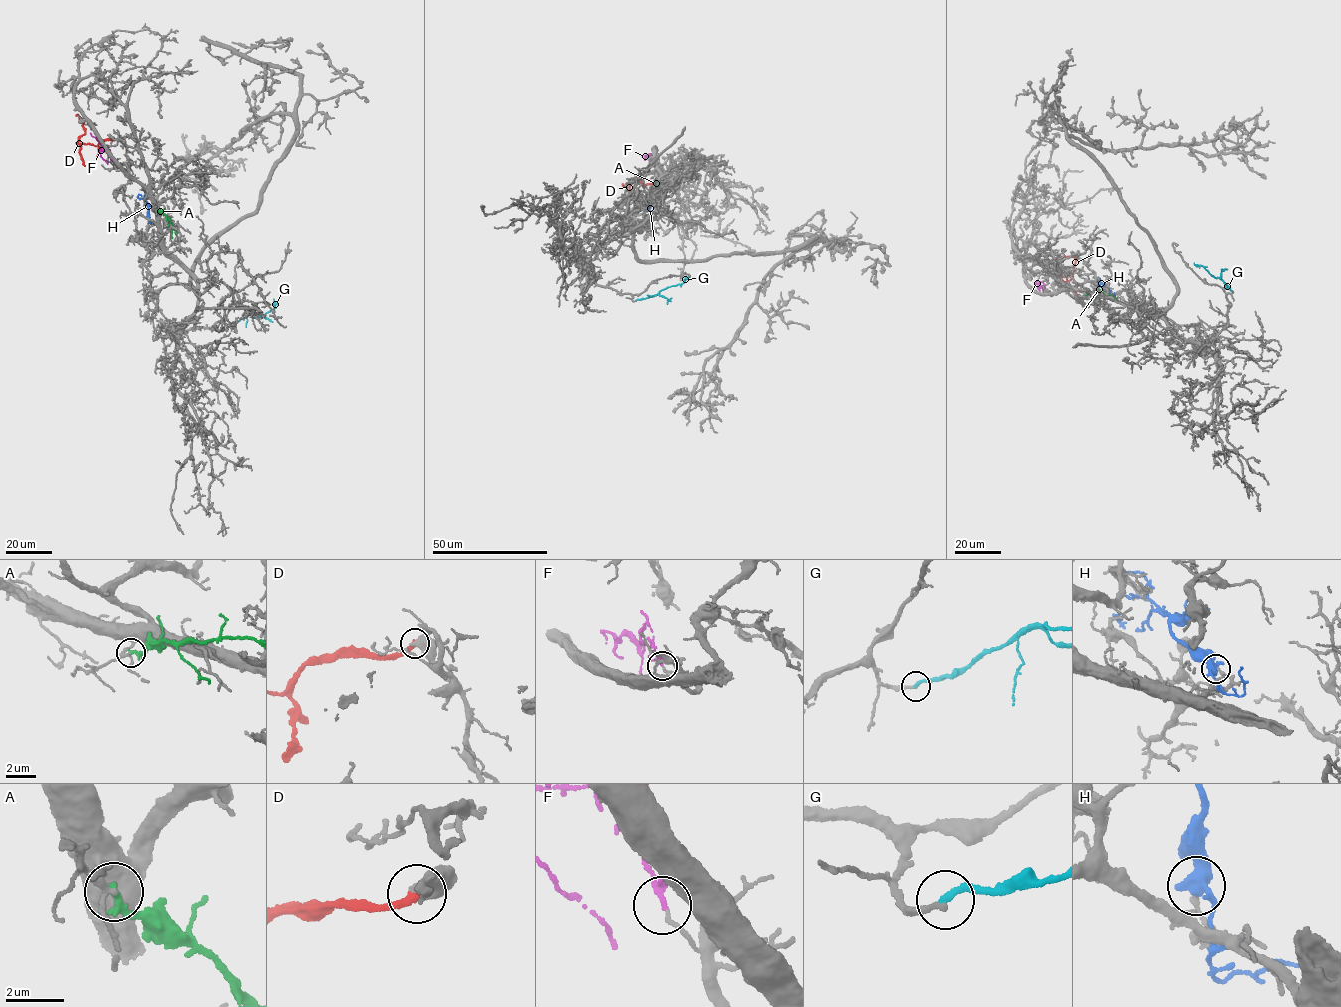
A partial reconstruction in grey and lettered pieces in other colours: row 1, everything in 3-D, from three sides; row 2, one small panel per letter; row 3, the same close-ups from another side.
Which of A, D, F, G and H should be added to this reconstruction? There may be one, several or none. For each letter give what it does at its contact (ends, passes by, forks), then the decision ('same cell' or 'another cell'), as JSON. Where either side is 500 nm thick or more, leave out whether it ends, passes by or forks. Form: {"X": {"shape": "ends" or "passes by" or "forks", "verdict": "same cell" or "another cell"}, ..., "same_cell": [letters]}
{"A": {"shape": "ends", "verdict": "another cell"}, "D": {"verdict": "another cell"}, "F": {"shape": "forks", "verdict": "same cell"}, "G": {"shape": "ends", "verdict": "same cell"}, "H": {"shape": "forks", "verdict": "another cell"}, "same_cell": ["F", "G"]}

